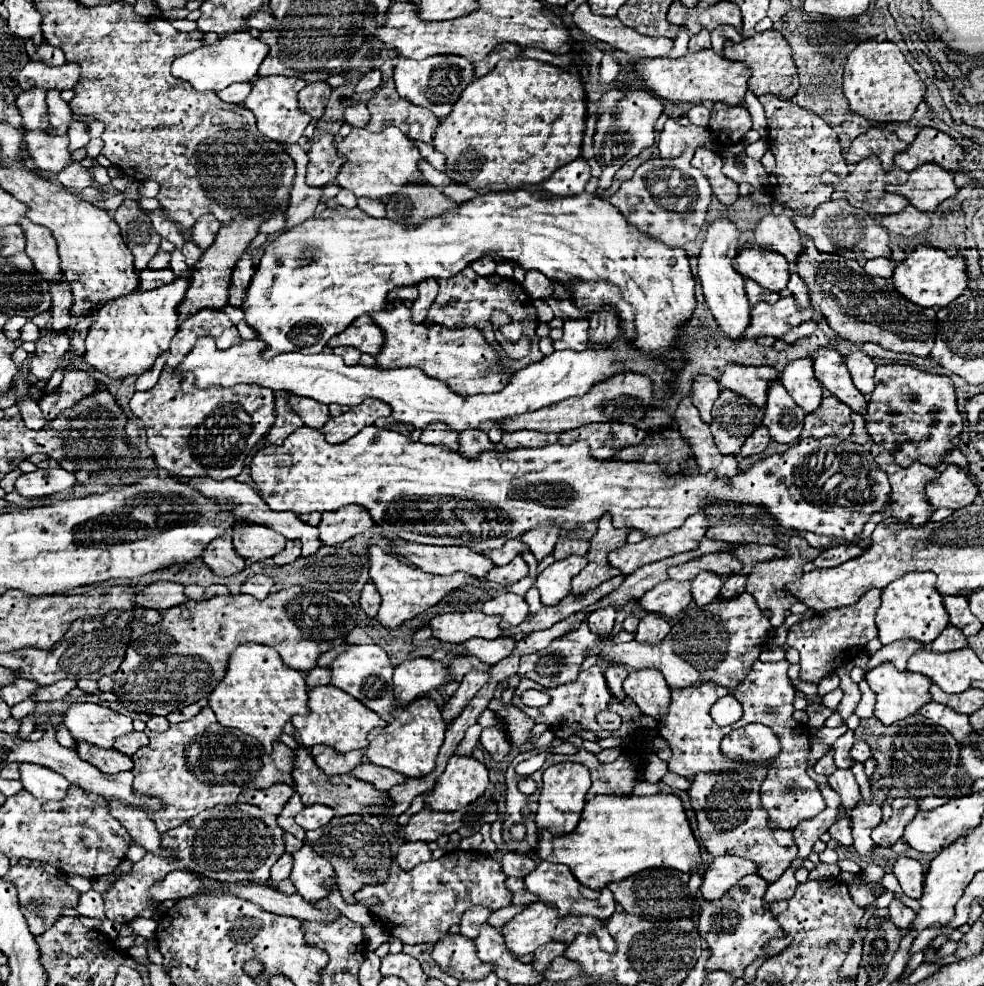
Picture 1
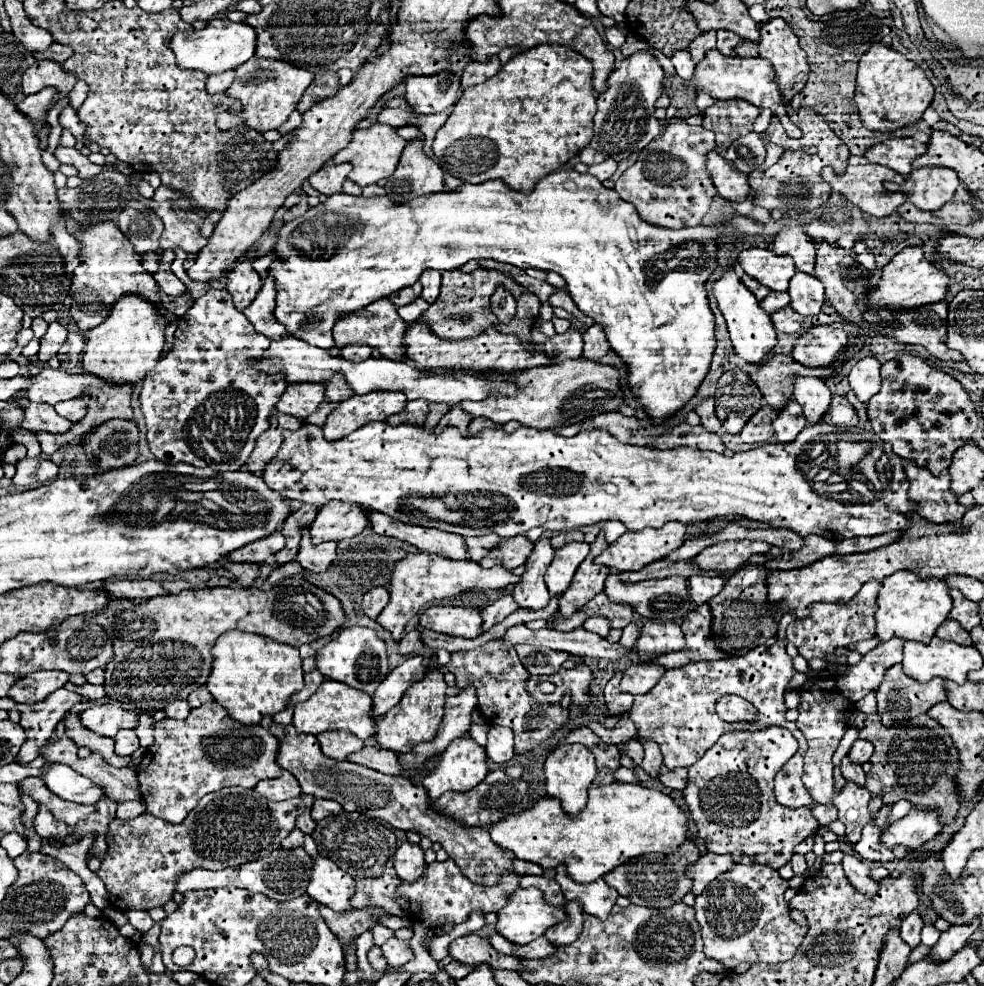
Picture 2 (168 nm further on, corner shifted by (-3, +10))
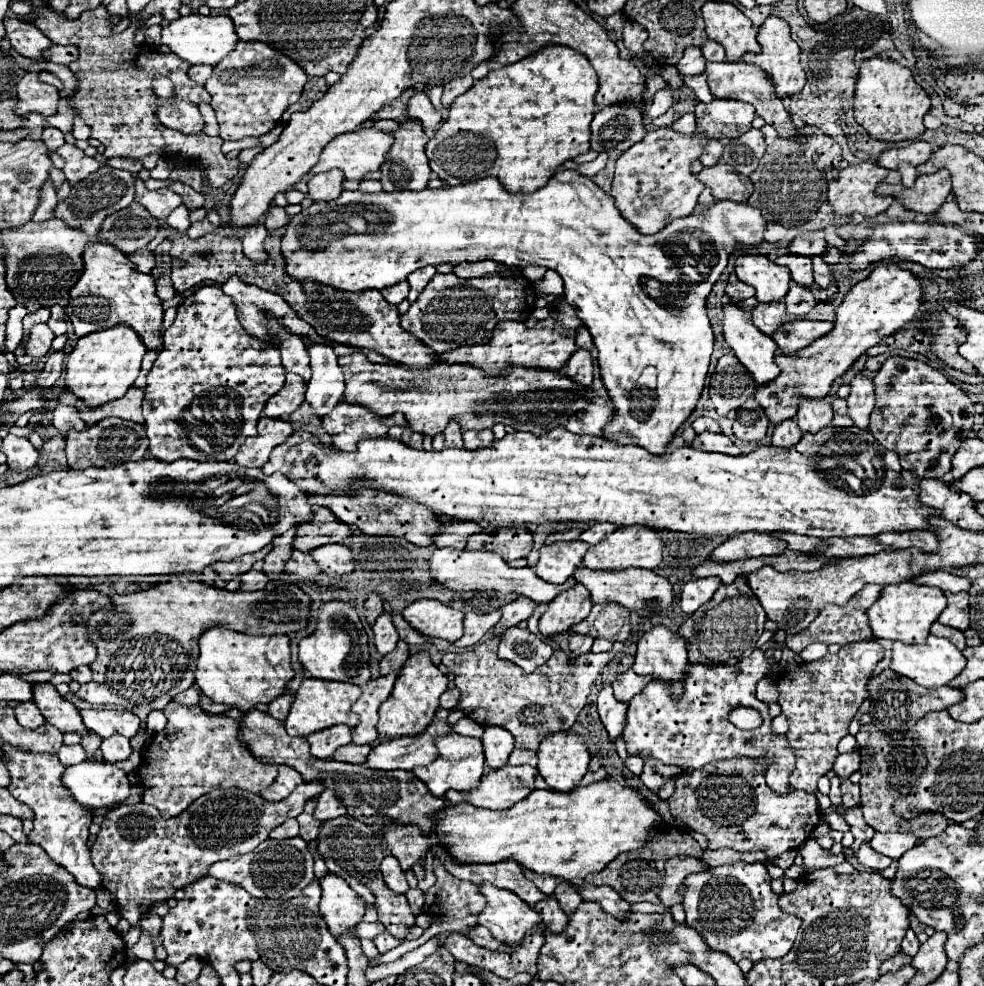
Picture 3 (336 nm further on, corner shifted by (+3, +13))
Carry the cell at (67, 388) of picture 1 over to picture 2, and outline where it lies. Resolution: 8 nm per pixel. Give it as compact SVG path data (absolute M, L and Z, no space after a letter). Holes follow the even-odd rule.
M79 395L79 397L75 397L75 399L57 403L57 405L55 405L55 411L57 411L61 417L69 419L71 423L77 423L77 421L81 421L81 419L85 417L85 413L87 413L87 403L89 403L89 397Z

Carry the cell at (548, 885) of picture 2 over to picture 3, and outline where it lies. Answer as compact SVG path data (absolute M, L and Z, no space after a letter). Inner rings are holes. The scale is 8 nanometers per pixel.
M547 896L541 900L535 910L541 914L541 924L545 924L545 930L551 934L561 934L569 922L567 914L561 910L559 902L553 896Z

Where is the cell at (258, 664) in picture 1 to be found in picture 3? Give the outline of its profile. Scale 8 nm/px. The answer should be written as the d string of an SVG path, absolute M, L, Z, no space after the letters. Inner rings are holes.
M223 626L209 628L199 638L199 658L195 668L195 684L213 702L235 706L241 712L257 704L269 704L281 696L285 684L293 678L289 638L277 636L251 636L227 630Z

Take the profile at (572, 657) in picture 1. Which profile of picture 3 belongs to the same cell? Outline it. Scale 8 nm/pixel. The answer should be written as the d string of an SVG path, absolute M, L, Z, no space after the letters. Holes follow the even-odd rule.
M509 628L499 642L499 656L521 666L527 672L543 666L553 654L553 648L531 634L527 628Z

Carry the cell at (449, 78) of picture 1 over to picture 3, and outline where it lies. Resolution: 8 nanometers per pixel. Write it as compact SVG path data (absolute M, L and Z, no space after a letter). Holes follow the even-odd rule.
M417 92L417 94L409 100L407 114L419 118L421 124L423 124L423 128L433 128L433 126L437 126L437 124L443 120L443 116L435 110L435 106L431 104L431 100L427 98L425 92Z

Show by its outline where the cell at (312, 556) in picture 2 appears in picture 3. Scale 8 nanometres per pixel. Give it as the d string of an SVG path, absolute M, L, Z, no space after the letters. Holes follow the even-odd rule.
M343 544L321 546L309 554L321 566L321 572L325 572L329 576L341 576L341 574L349 574L355 570L355 560L353 560L351 548L347 548Z

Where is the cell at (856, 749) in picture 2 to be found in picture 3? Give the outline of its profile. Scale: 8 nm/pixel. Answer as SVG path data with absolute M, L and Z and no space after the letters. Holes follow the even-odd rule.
M853 750L849 754L839 754L837 760L835 760L835 766L833 766L835 774L841 778L841 780L847 780L853 772L859 770L859 752Z

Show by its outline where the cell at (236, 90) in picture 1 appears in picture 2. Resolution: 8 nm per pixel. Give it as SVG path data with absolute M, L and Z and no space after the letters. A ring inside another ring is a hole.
M225 71L221 75L211 75L207 79L207 91L209 93L225 93L225 87L233 81L235 73L233 71Z

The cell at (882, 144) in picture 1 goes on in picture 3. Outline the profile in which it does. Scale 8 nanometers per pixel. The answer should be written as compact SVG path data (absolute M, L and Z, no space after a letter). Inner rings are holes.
M915 140L909 146L893 148L893 150L883 152L881 158L879 158L879 166L887 168L887 170L897 170L903 176L901 184L905 184L909 188L909 186L913 186L913 182L919 176L917 166L927 162L931 158L931 154L933 154L931 144Z

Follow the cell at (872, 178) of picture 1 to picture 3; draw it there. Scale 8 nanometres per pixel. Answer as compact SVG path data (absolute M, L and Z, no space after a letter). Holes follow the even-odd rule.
M861 162L861 164L853 164L853 166L847 166L839 172L839 178L837 180L829 180L829 204L833 206L833 212L837 216L851 216L855 212L863 214L863 216L877 216L881 212L885 212L893 198L891 196L877 196L875 194L875 186L879 182L887 182L887 184L899 184L899 174L893 172L893 170L887 170L887 168L881 168L877 164L871 164L871 162Z

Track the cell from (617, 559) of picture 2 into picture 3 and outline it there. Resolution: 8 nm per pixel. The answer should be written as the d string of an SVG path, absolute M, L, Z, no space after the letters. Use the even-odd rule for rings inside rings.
M625 526L617 528L609 536L605 536L599 544L591 546L583 558L583 564L591 570L625 570L625 568L645 568L653 570L661 562L663 540L661 532L651 530L647 526Z

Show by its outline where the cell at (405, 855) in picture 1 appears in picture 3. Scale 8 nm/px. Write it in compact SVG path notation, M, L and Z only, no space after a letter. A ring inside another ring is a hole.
M385 856L383 862L381 862L381 866L379 866L379 872L383 874L383 880L385 880L387 888L393 890L395 894L405 894L409 890L407 880L405 880L405 874L403 874L397 858Z

